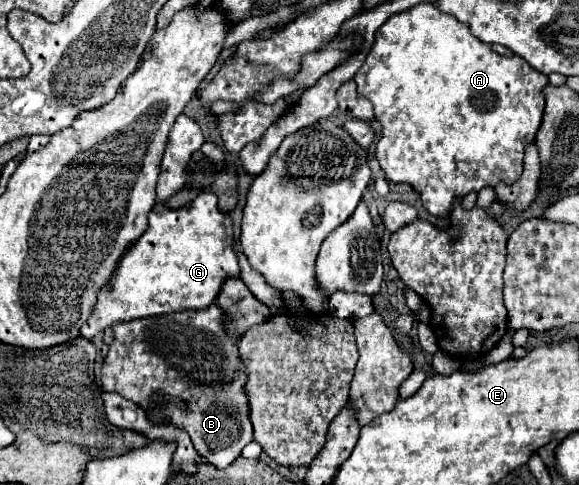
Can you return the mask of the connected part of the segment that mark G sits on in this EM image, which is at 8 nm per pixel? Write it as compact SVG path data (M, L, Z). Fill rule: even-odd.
M201 193L195 201L181 209L153 209L149 215L147 231L137 239L137 243L121 257L121 265L117 265L117 273L113 275L113 287L103 289L97 297L95 313L81 327L81 335L91 340L105 327L111 327L119 321L131 321L141 317L165 315L185 309L207 309L219 295L221 285L227 277L239 277L241 269L237 263L237 253L233 249L233 221L229 215L221 213L217 207L215 193Z

